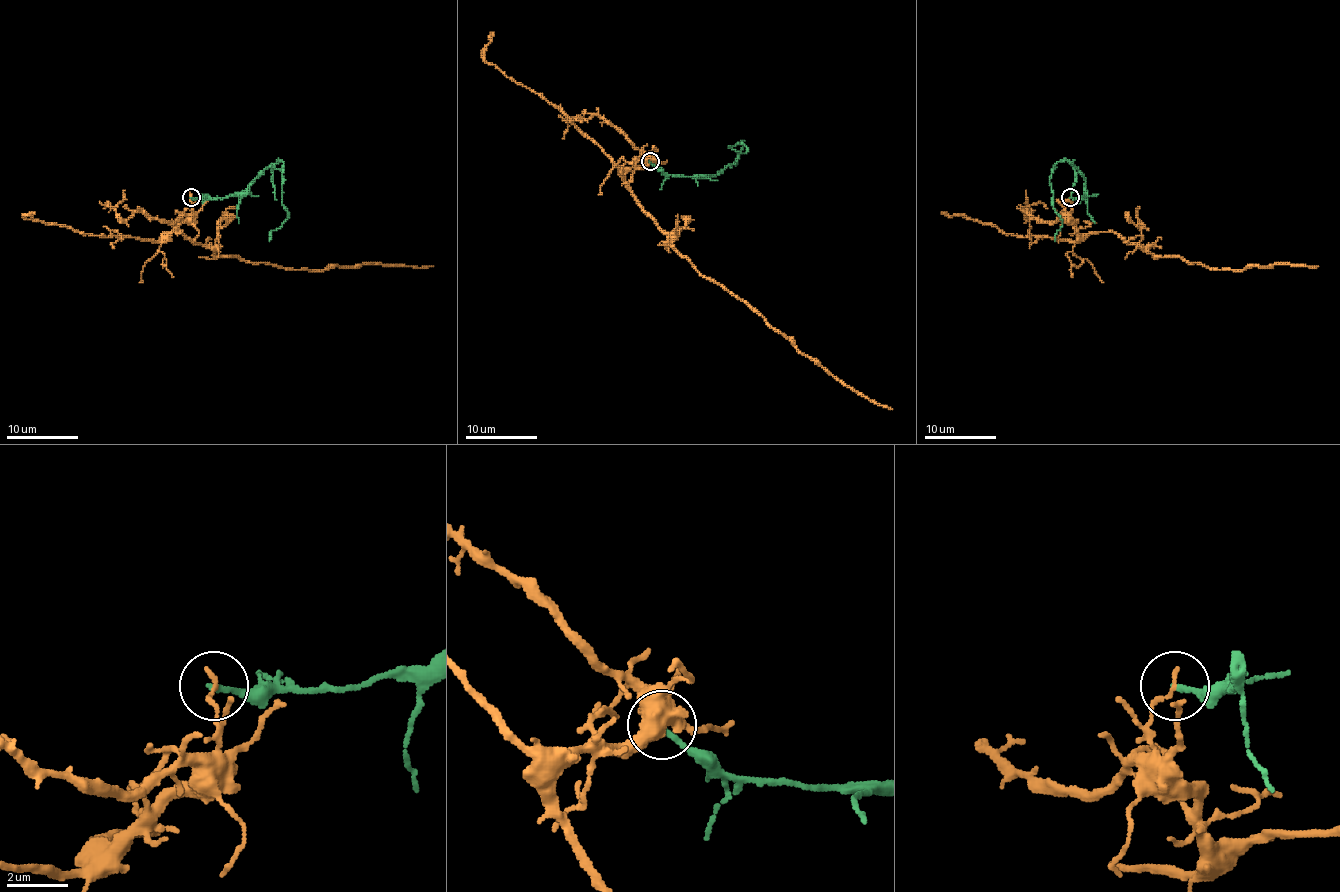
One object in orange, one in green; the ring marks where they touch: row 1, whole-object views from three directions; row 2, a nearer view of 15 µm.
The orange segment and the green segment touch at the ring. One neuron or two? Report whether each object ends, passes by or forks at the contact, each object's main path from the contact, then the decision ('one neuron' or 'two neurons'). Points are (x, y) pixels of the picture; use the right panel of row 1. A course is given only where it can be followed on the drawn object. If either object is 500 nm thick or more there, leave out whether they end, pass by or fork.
orange ends there; green ends there; orange runs (1071, 198), (1065, 214), (1082, 234), (1116, 232), (1157, 257), (1237, 270), (1318, 266); green runs (1071, 198), (1085, 196), (1085, 178), (1060, 160), (1049, 185), (1062, 225), (1055, 241); two neurons

